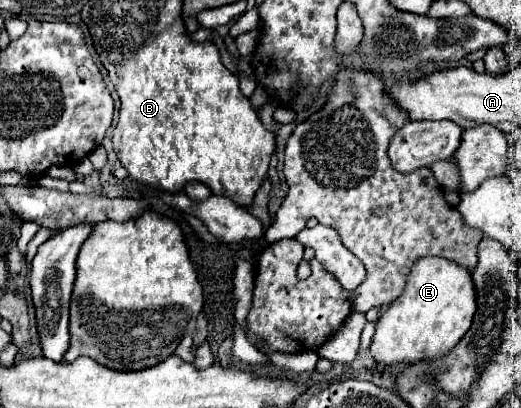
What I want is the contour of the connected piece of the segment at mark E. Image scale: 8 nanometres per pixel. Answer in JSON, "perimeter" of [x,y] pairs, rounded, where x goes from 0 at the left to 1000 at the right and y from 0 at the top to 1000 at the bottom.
{"perimeter":[[[846,630],[804,635],[785,669],[777,713],[727,777],[708,860],[716,880],[735,895],[854,875],[900,811],[908,772],[912,708],[900,664]]]}

